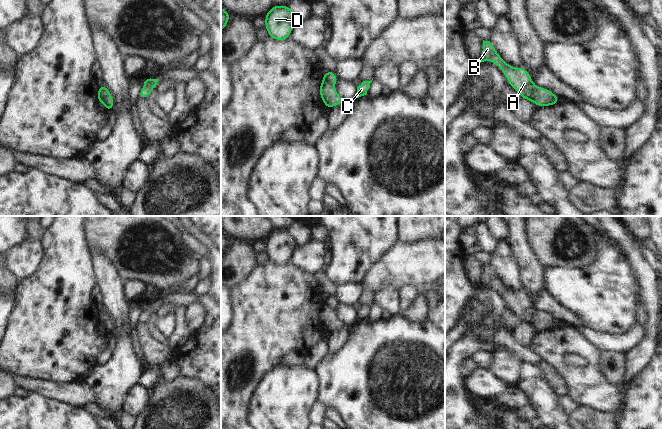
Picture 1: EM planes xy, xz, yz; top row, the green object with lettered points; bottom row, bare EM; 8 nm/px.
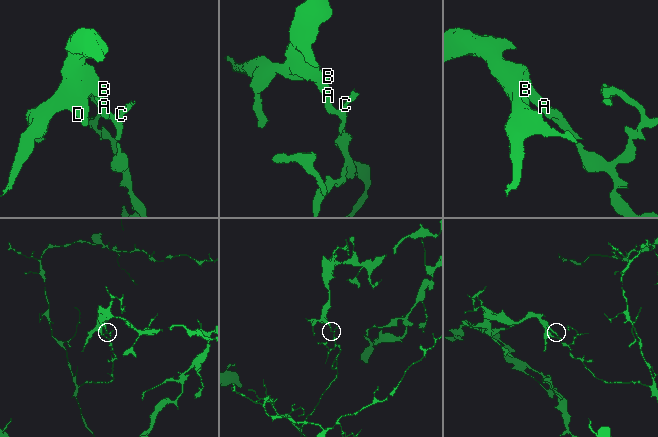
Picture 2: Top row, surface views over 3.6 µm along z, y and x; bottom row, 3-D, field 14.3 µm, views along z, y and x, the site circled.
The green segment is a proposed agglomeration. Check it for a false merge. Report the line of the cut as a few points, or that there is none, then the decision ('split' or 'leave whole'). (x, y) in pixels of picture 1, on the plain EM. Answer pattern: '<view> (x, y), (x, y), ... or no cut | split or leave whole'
xy (99, 311), (103, 314), (104, 326) | split

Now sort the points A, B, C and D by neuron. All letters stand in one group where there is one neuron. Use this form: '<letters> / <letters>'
A B D / C

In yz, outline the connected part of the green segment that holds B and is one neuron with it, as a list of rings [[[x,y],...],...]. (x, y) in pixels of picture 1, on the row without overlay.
[[[483,264],[480,287],[484,285],[492,285],[496,288],[504,297],[509,309],[515,313],[523,323],[534,326],[534,313],[536,310],[525,291],[515,292],[507,288],[503,282],[500,281],[490,265]]]

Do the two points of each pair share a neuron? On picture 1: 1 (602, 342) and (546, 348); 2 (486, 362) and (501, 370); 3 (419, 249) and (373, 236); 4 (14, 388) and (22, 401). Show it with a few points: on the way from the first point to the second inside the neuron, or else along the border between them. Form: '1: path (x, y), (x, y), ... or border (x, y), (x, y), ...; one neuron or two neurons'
1: border (574, 328), (600, 351); two neurons
2: border (493, 353), (493, 361), (488, 369); two neurons
3: border (397, 240), (379, 259); two neurons
4: border (21, 392), (10, 396); two neurons

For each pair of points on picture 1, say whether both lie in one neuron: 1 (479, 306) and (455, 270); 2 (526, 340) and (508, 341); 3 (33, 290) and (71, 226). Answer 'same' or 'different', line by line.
1: different
2: different
3: same

